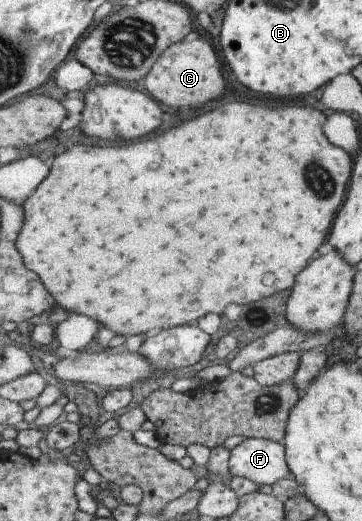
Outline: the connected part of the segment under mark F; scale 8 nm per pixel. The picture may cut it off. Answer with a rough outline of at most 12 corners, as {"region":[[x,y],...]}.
{"region":[[248,438],[231,473],[271,487],[292,477],[284,443]]}

